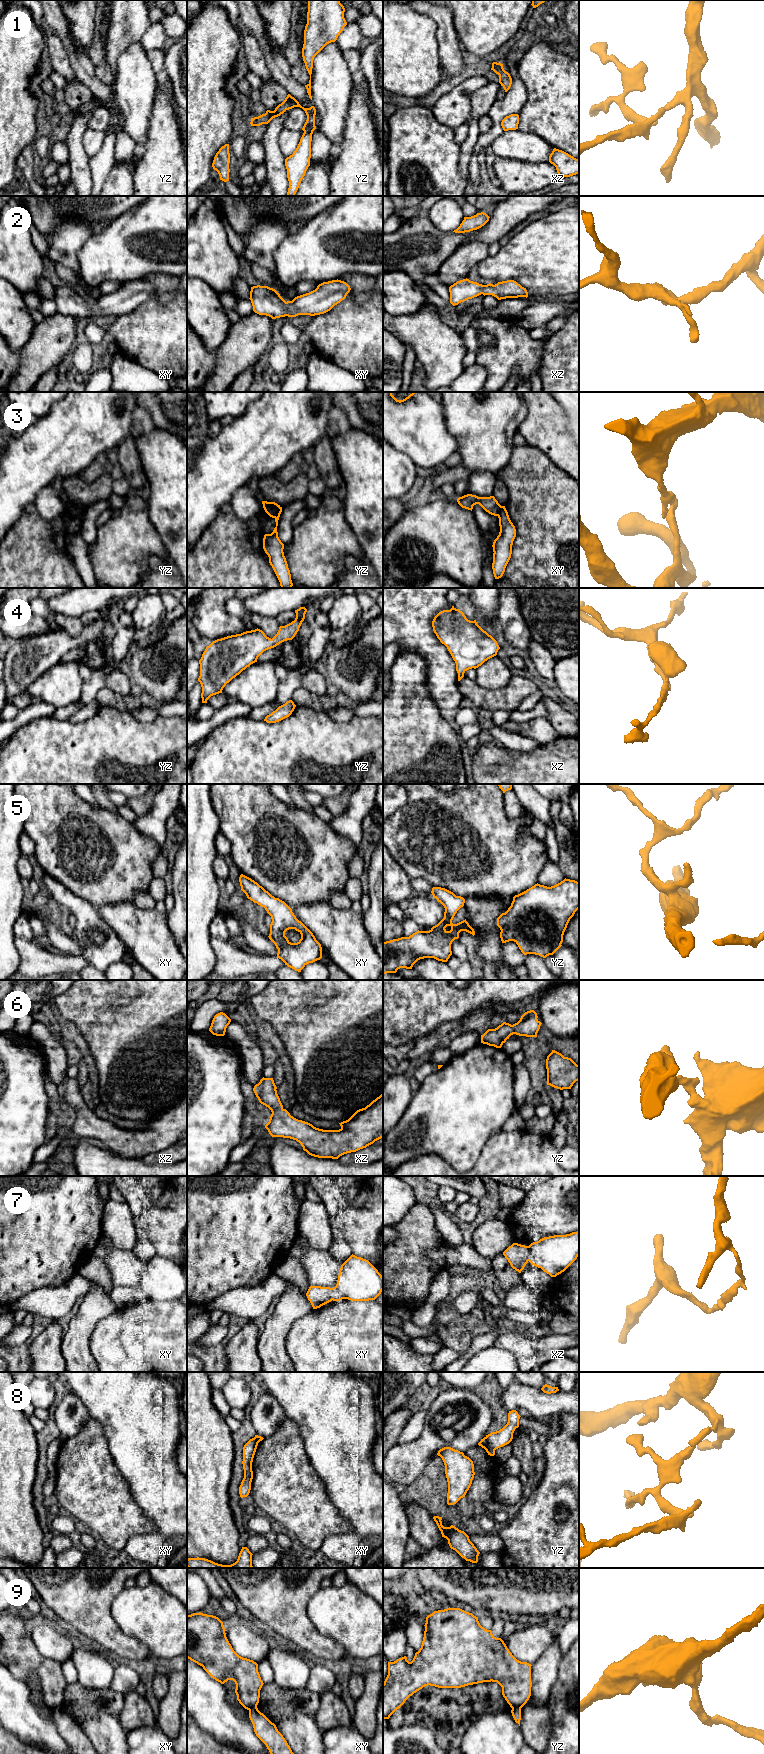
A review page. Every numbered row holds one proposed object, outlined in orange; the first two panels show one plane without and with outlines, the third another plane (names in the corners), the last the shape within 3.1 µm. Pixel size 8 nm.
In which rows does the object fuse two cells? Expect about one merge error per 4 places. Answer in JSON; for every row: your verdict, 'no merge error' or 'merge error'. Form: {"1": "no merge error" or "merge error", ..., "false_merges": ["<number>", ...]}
{"1": "no merge error", "2": "no merge error", "3": "merge error", "4": "no merge error", "5": "no merge error", "6": "no merge error", "7": "no merge error", "8": "merge error", "9": "merge error", "false_merges": ["3", "8", "9"]}

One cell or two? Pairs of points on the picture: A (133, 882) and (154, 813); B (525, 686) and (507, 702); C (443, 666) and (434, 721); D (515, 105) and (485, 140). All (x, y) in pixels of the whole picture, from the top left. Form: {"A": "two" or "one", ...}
{"A": "two", "B": "one", "C": "two", "D": "one"}

